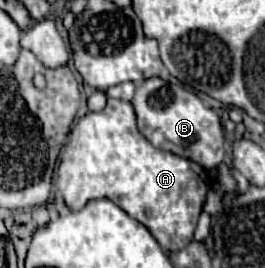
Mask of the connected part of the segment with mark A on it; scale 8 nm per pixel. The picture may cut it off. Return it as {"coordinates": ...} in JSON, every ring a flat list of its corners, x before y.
{"coordinates":[[108,98,108,104,102,112,88,112,70,130,68,142,60,154,58,188,70,210,82,210,88,204,88,200,96,200,96,198,112,200,124,212,128,212,132,218,144,224,164,250,178,252,194,240,198,216,202,212,202,204,208,192,208,172,204,168,198,170,194,162,148,144,148,140,144,140,144,136,140,136,136,128,136,114,132,104,124,100]]}

